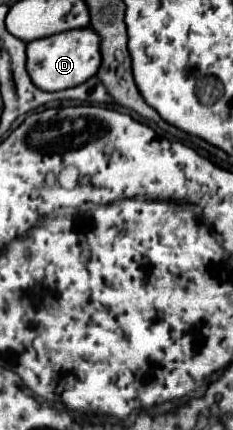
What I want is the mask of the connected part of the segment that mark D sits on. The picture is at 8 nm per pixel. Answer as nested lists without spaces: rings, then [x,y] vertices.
[[[91,27],[71,29],[43,39],[35,39],[27,43],[27,73],[33,85],[37,85],[43,91],[63,91],[81,85],[87,79],[91,79],[101,65],[99,45],[101,45],[101,37],[93,33]]]

